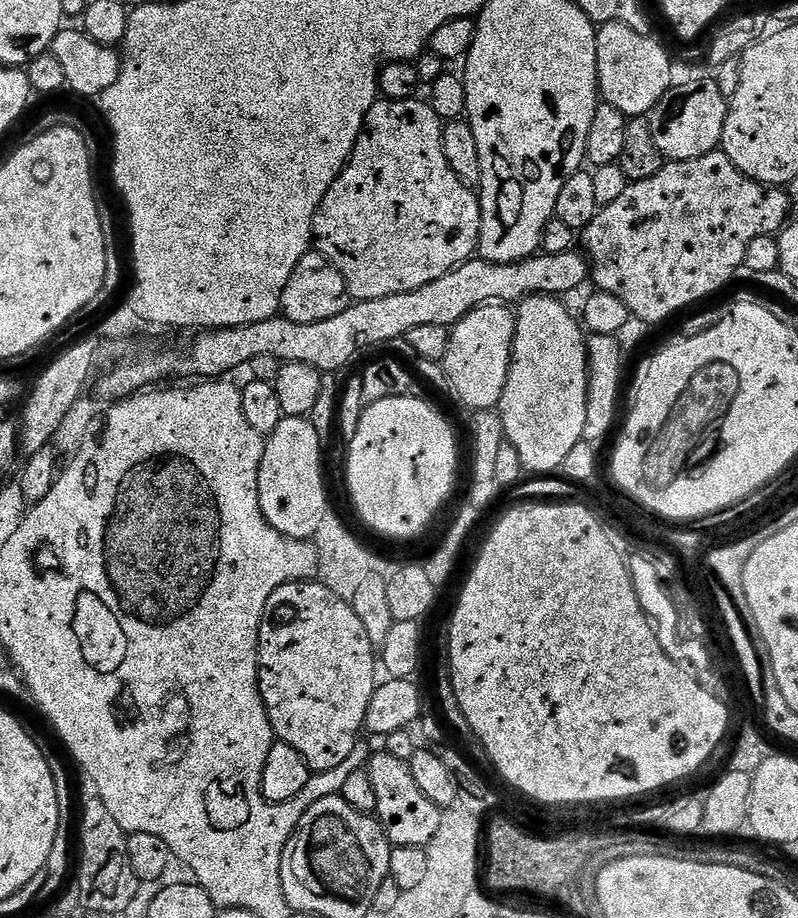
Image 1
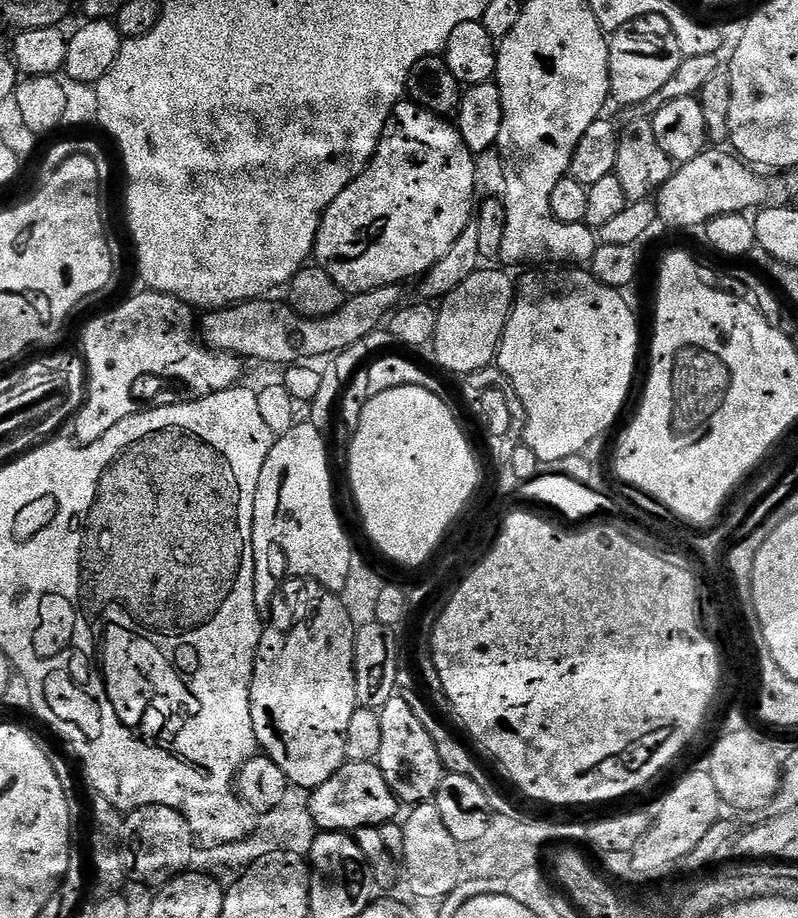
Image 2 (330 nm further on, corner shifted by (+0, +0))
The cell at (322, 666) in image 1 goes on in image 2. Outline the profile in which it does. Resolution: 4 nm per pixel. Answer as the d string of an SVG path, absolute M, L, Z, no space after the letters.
M288 578L280 588L280 593L272 600L272 621L267 621L263 629L260 645L256 651L256 661L250 682L250 718L254 722L254 734L257 745L262 749L263 755L269 756L286 774L289 785L297 784L309 790L322 786L322 782L330 782L334 774L348 760L346 754L346 729L350 727L350 718L354 718L357 710L356 703L356 671L354 670L354 646L356 645L357 627L352 624L351 616L347 613L343 600L337 593L324 588L316 580L307 578Z

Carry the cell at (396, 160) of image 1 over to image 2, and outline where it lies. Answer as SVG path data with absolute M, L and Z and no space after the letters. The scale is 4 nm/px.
M415 102L396 104L382 130L382 138L378 142L378 150L372 155L372 161L358 179L350 182L350 186L346 186L346 190L342 190L342 194L338 194L338 198L334 198L334 202L330 202L330 206L324 212L324 217L320 219L320 229L316 235L314 249L315 263L324 268L326 274L330 274L330 278L334 278L334 282L338 282L338 286L346 294L373 292L382 286L403 285L404 280L414 279L413 281L415 281L417 278L423 277L424 273L429 272L434 266L434 262L441 260L450 251L450 246L454 246L454 242L458 242L458 238L464 233L466 226L473 223L474 209L478 204L478 199L476 200L476 162L478 162L477 157L467 148L455 123L449 122L445 117L435 116L433 112Z

